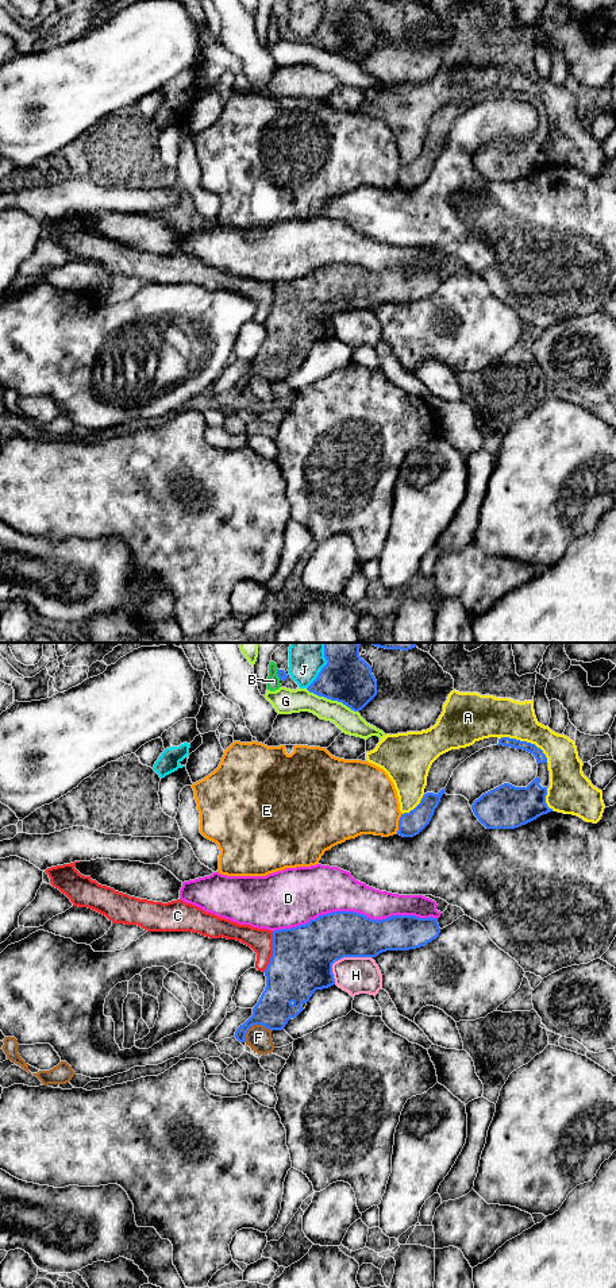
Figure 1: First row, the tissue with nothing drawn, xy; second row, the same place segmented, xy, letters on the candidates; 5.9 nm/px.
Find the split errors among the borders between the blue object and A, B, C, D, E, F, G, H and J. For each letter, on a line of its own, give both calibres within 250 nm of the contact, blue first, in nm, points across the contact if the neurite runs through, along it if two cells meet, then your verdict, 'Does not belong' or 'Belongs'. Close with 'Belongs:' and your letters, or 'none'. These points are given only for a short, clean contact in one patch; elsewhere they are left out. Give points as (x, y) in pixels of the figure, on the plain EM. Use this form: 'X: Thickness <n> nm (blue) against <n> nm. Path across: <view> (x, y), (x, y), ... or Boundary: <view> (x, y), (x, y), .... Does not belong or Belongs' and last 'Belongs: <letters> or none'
A: Thickness 60 nm (blue) against 240 nm. Does not belong
B: Thickness 50 nm (blue) against 80 nm. Does not belong
C: Thickness 360 nm (blue) against 140 nm. Does not belong
D: Thickness 280 nm (blue) against 300 nm. Does not belong
E: Thickness 140 nm (blue) against 400 nm. Does not belong
F: Thickness 220 nm (blue) against 150 nm. Boundary: xy (272, 382), (261, 377), (253, 377), (243, 393). Does not belong
G: Thickness 300 nm (blue) against 140 nm. Does not belong
H: Thickness 360 nm (blue) against 220 nm. Does not belong
J: Thickness 300 nm (blue) against 190 nm. Does not belong
Belongs: none

